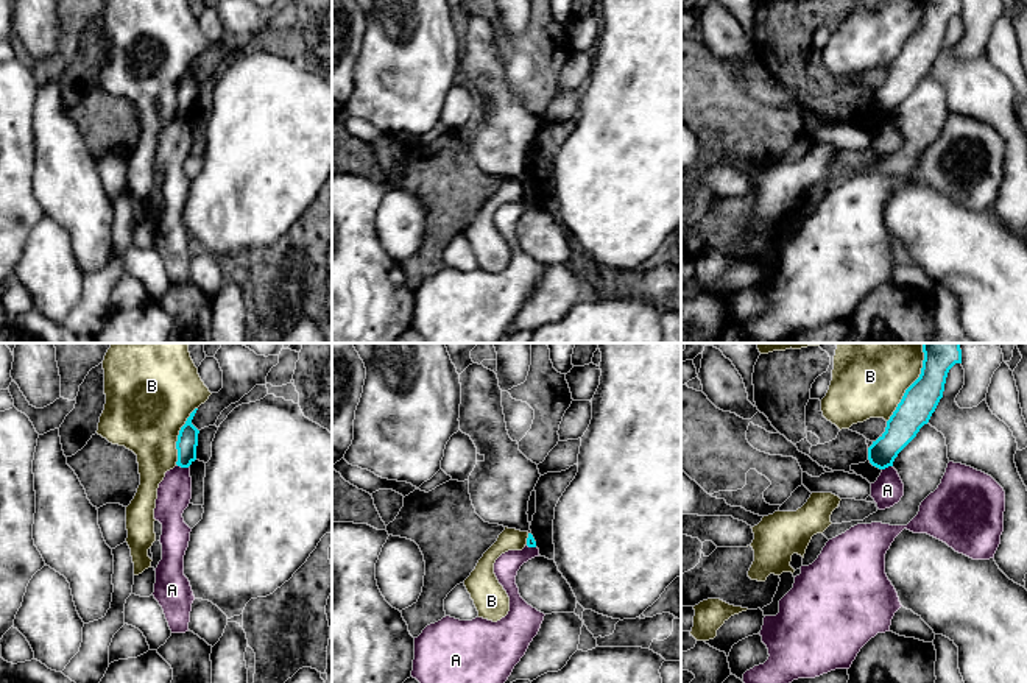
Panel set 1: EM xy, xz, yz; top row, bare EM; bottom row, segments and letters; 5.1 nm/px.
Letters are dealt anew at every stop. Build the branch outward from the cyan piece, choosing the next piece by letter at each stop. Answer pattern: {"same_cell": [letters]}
{"same_cell": []}

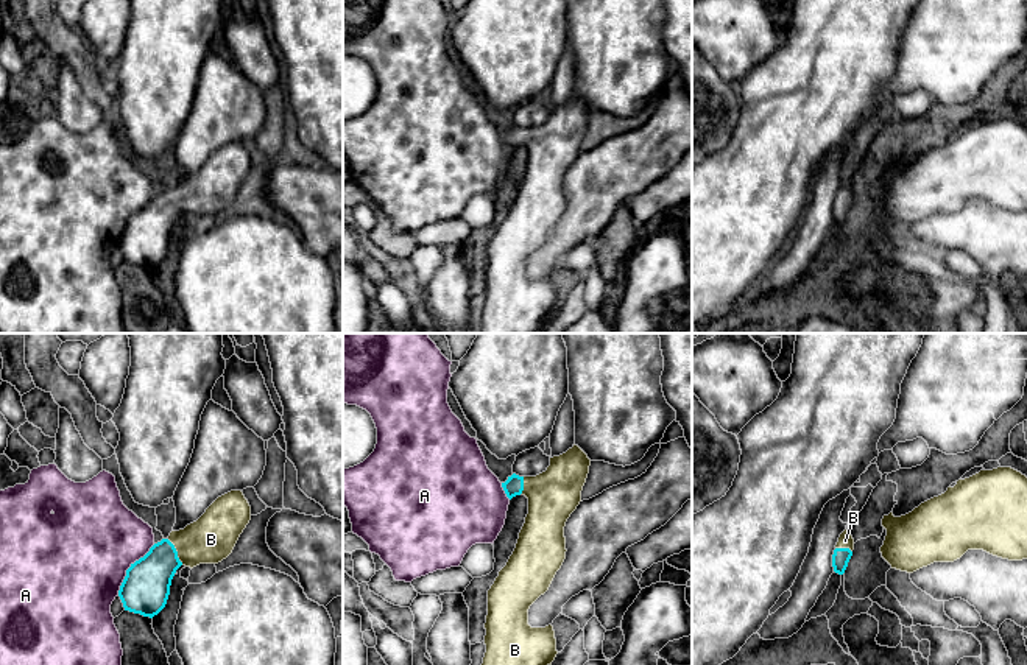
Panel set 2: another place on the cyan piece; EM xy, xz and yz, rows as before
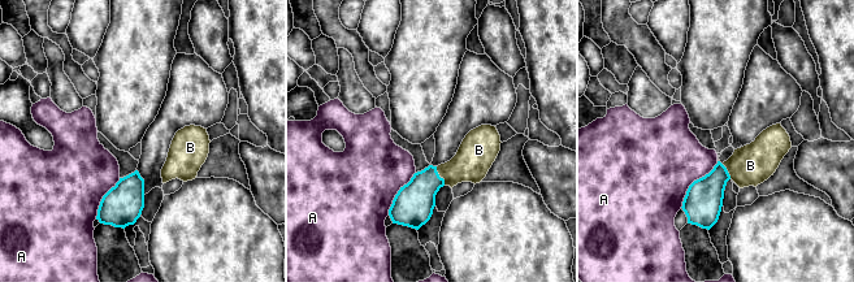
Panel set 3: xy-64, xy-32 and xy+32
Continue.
{"same_cell": ["B"]}

